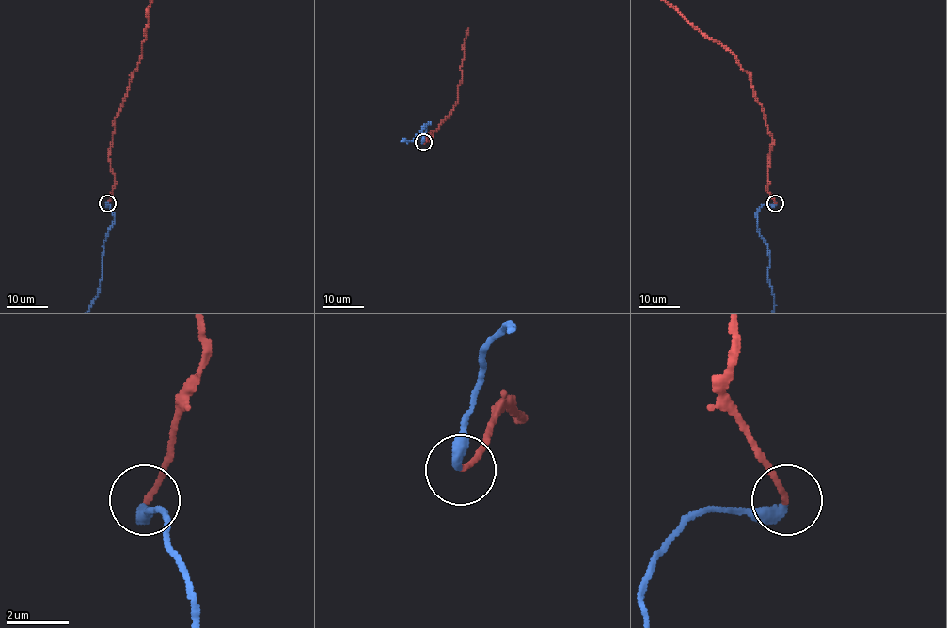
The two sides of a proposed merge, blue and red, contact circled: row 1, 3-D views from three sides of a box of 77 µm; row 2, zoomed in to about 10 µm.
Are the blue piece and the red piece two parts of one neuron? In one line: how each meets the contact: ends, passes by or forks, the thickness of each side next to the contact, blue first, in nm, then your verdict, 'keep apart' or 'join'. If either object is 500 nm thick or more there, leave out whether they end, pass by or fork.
blue ends | red ends | 360/150 nm | join

